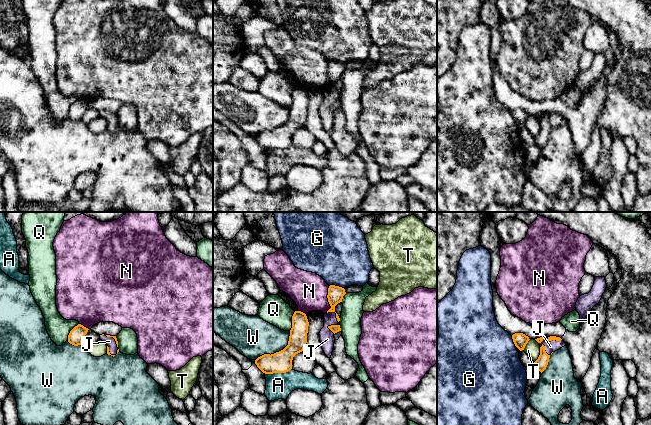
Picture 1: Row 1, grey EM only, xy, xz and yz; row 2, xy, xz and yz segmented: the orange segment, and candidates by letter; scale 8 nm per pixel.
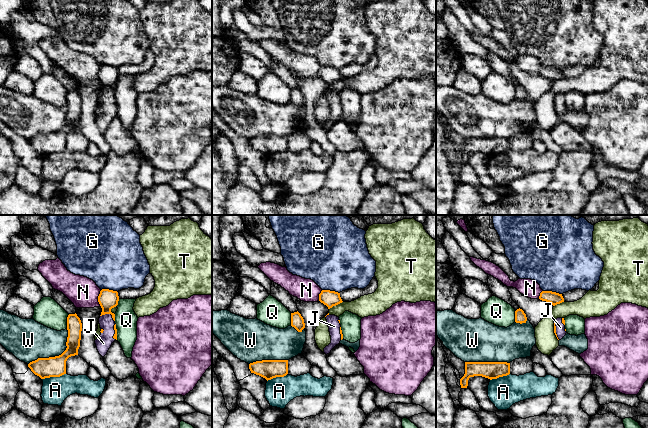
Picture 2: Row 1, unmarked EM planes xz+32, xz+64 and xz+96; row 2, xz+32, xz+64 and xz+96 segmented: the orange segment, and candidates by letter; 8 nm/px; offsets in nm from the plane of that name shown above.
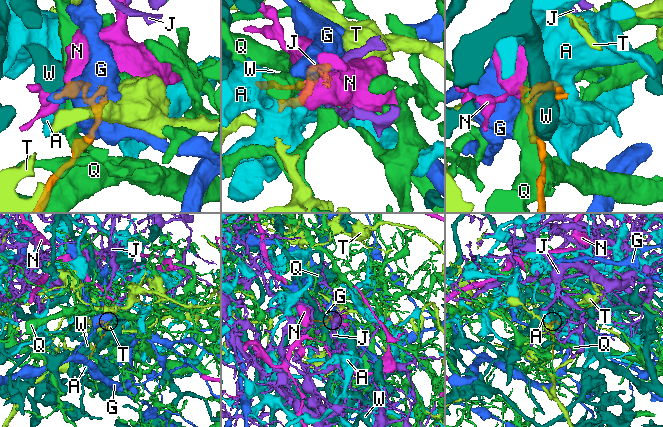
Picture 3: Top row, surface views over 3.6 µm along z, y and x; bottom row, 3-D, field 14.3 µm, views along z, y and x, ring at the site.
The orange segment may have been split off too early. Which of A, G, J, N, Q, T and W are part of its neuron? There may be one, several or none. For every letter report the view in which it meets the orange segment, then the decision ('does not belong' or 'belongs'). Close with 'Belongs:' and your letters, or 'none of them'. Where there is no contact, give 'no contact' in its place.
A: xz | does not belong
G: xz | does not belong
J: yz | does not belong
N: xz | does not belong
Q: xz | does not belong
T: yz | does not belong
W: xz | does not belong
Belongs: none of them

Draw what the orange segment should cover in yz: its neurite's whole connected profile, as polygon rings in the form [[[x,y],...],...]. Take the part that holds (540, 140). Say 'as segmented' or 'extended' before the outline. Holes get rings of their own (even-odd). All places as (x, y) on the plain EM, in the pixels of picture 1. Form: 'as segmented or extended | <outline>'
as segmented | [[[542,120],[542,122],[540,123],[540,131],[538,135],[534,138],[534,144],[542,149],[548,141],[549,134],[550,131],[546,129],[545,122]]]

